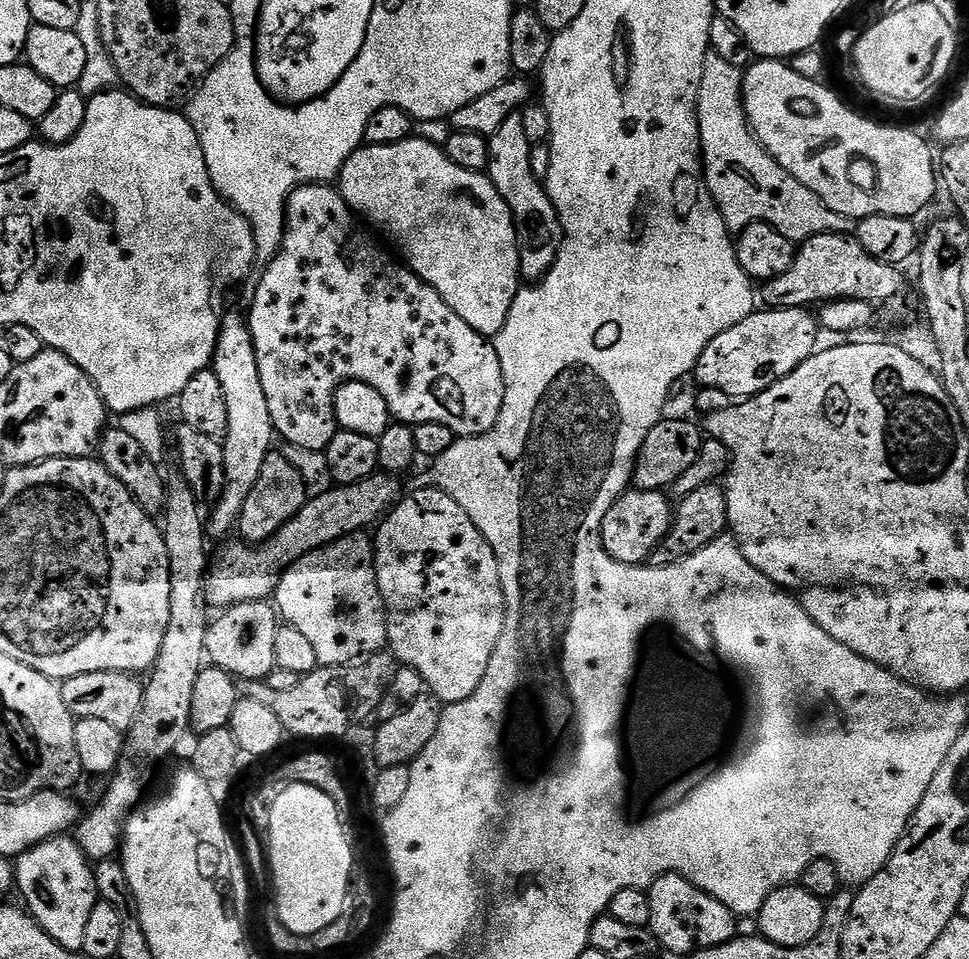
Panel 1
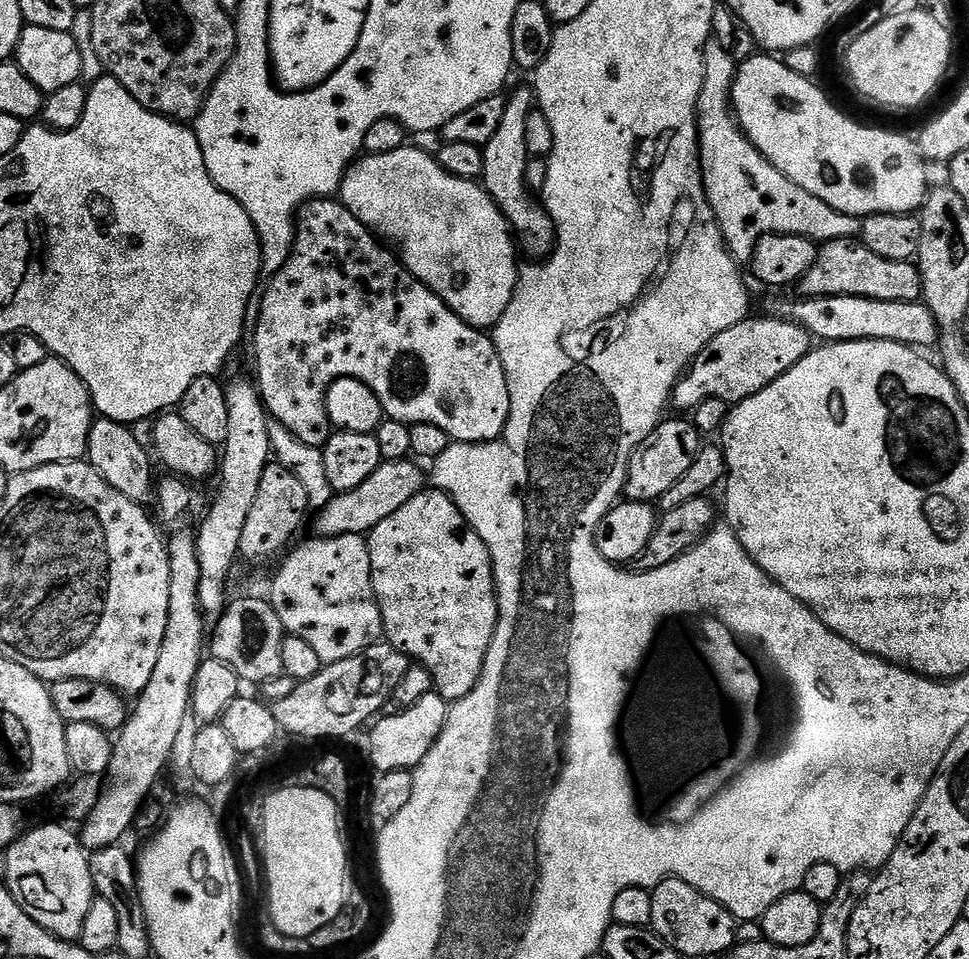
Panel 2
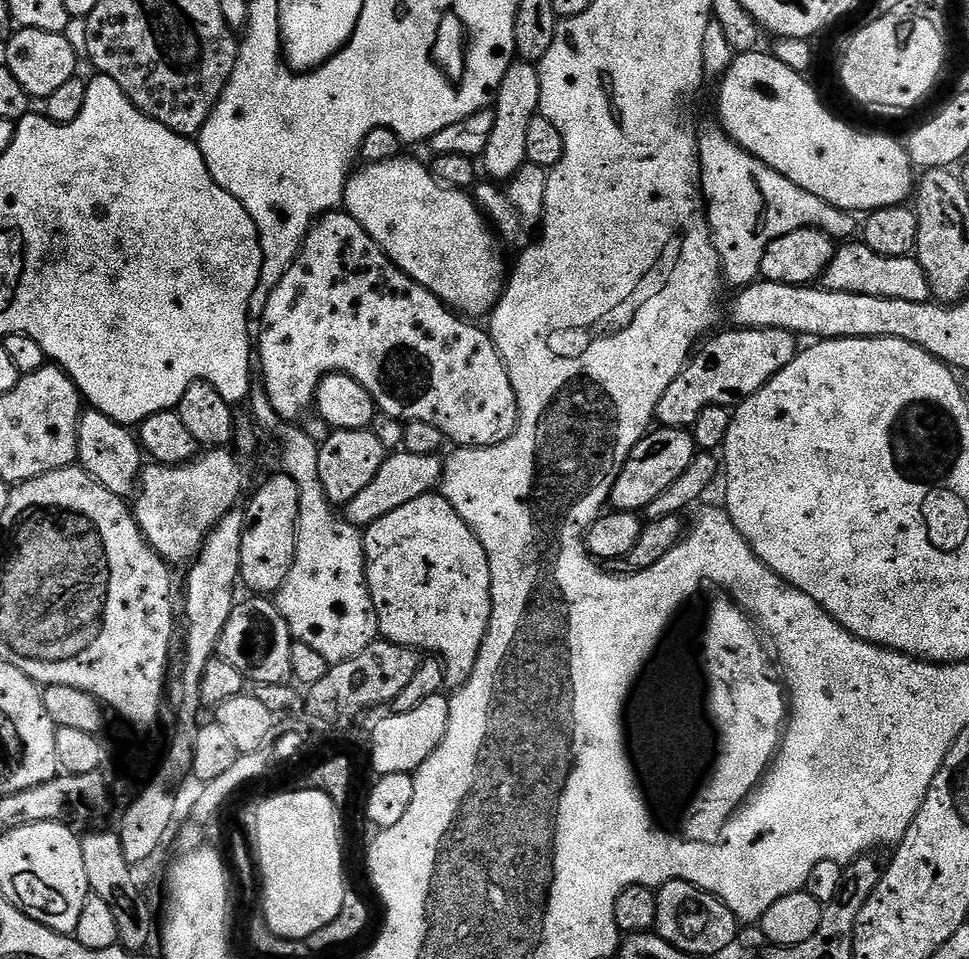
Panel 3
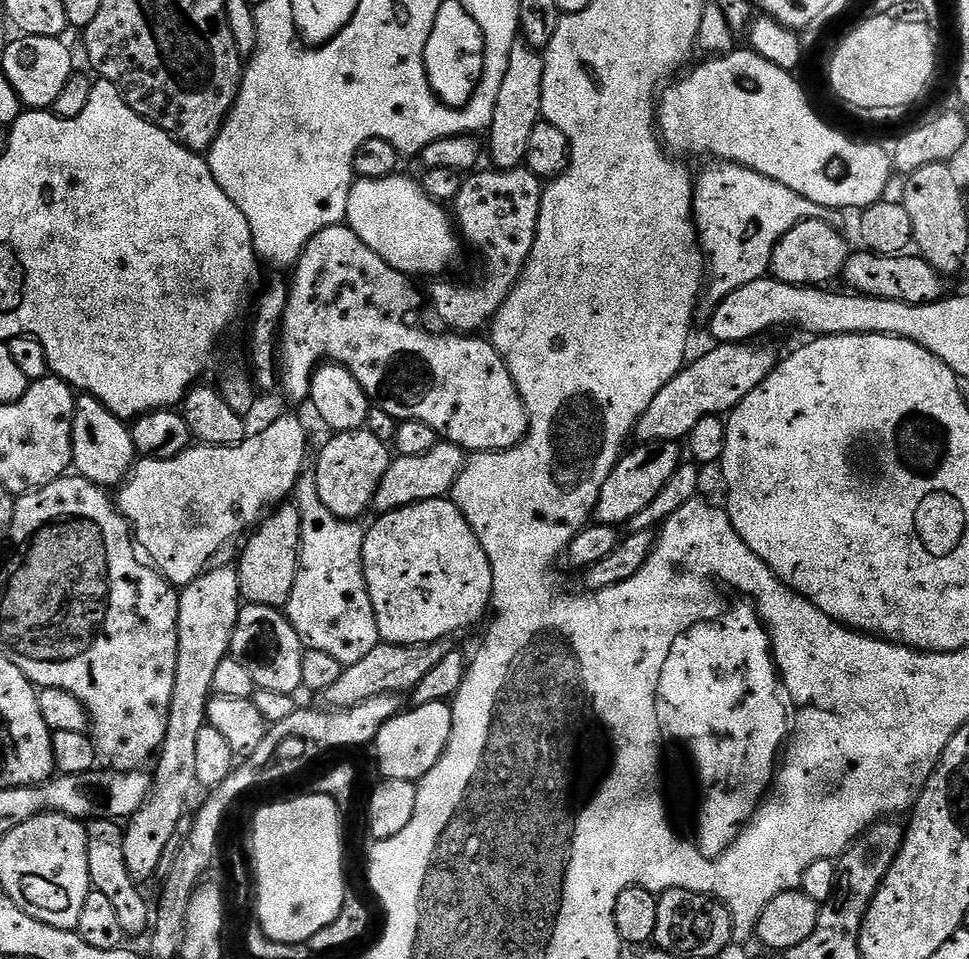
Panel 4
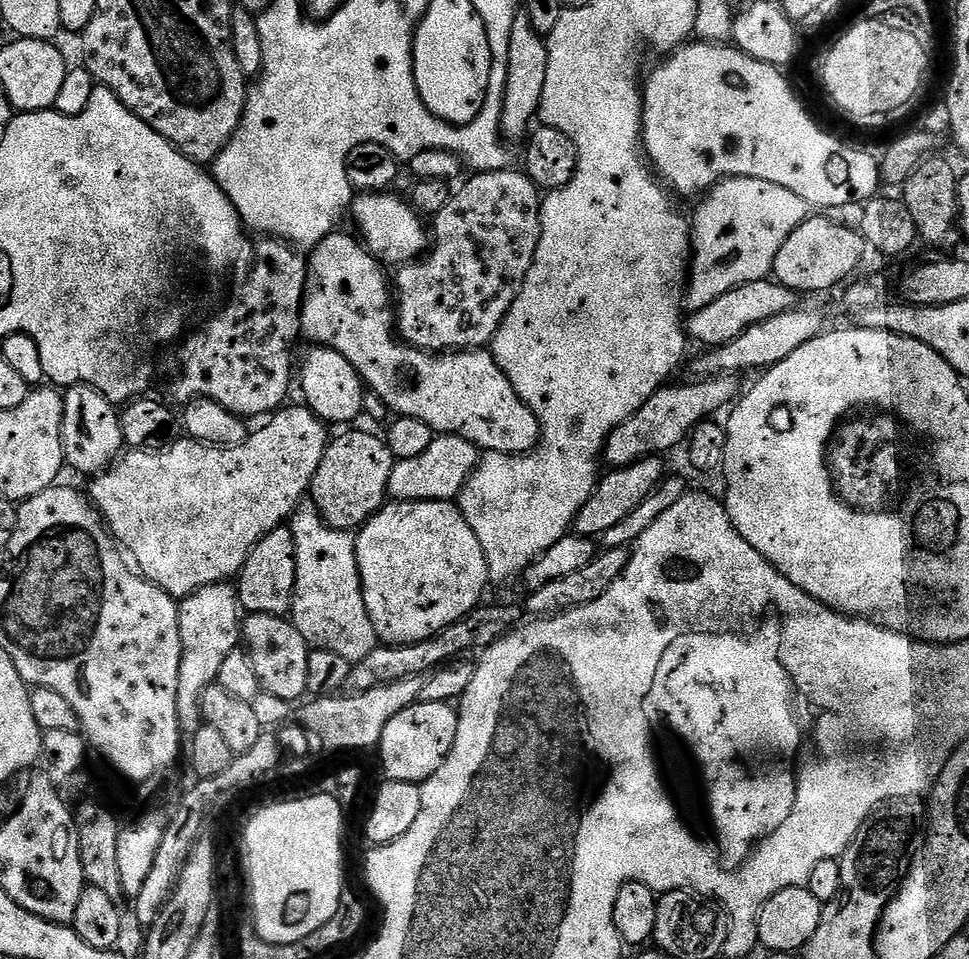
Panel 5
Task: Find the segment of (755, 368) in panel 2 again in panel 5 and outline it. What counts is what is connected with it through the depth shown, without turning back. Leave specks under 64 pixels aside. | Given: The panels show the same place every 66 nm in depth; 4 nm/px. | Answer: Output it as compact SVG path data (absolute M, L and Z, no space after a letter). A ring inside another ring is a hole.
M735 375L709 376L697 379L697 384L669 383L659 388L625 424L619 424L604 443L603 463L609 469L625 468L644 456L665 454L671 448L685 443L696 425L715 417L723 404L731 405L737 399Z

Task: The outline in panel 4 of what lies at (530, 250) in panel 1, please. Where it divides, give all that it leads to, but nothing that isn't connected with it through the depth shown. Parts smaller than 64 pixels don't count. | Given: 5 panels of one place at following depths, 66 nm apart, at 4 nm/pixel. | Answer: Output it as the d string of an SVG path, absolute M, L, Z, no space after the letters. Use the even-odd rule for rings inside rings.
M517 42L510 50L506 78L498 89L498 102L494 106L492 125L486 130L486 152L492 155L497 169L519 168L526 158L526 142L534 126L542 119L542 74L544 57L525 42Z

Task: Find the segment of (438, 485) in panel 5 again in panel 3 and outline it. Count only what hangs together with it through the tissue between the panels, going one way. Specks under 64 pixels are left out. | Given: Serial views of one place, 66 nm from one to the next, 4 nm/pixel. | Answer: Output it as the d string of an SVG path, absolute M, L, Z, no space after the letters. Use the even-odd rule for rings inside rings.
M403 450L393 451L385 455L378 474L374 474L374 482L360 491L351 502L343 505L342 516L349 524L357 528L367 529L369 524L378 522L378 518L386 518L390 510L398 510L398 506L406 506L406 502L414 502L414 498L429 495L439 485L444 474L444 460L439 455L410 454Z

